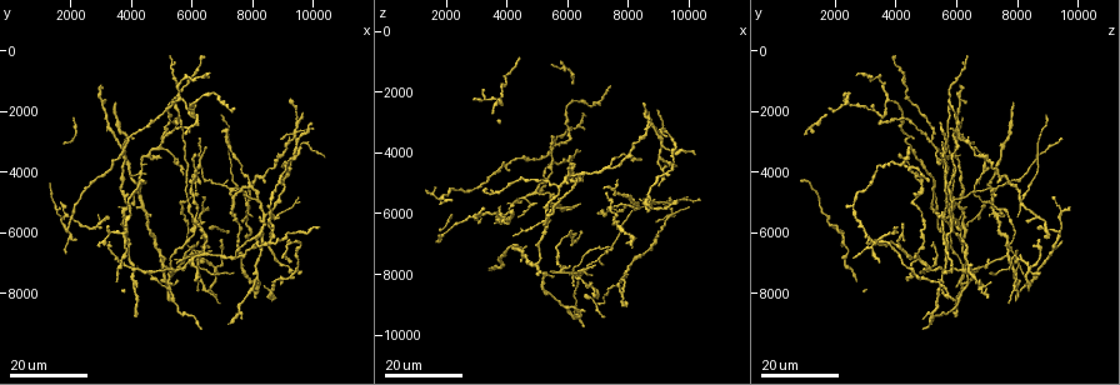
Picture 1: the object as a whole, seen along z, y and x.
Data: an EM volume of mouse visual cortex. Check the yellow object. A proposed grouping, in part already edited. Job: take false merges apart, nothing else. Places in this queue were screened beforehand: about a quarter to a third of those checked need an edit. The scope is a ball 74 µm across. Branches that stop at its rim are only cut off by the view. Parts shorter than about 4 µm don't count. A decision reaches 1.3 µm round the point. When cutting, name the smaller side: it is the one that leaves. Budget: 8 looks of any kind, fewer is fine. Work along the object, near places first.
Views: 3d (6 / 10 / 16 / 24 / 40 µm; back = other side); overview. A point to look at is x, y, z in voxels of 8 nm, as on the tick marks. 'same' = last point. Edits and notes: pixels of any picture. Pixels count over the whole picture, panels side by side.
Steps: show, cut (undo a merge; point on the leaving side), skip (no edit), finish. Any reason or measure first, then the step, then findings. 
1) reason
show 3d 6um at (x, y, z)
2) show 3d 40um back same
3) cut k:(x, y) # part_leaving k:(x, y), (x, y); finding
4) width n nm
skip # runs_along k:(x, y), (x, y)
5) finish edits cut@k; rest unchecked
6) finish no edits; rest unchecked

arms part here
show 3d 24um at (5500, 1600, 4400)

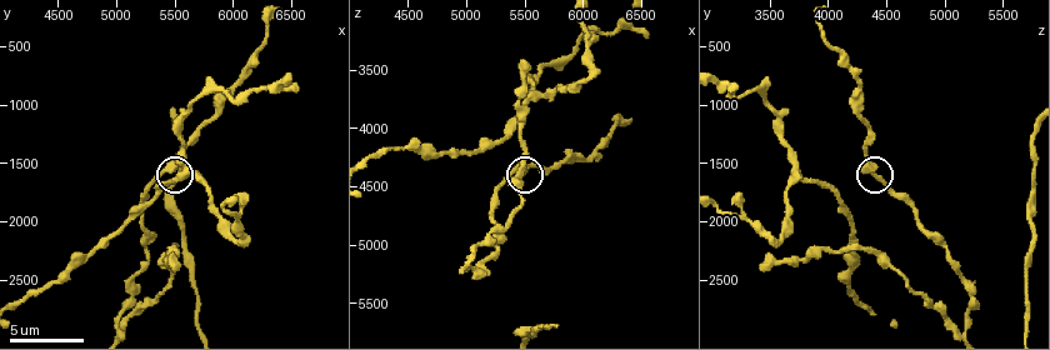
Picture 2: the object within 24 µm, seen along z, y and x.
show 3d 6um at (5460, 1540, 4300)

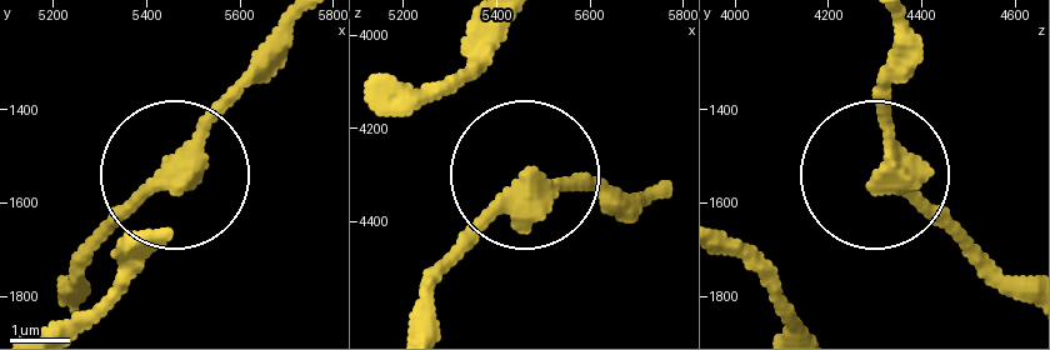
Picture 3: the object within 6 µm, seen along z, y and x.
arms 3
skip # continuous, no second cell

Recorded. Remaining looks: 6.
two arms at a narrow angle
show 3d 16um at (6300, 6900, 8100)

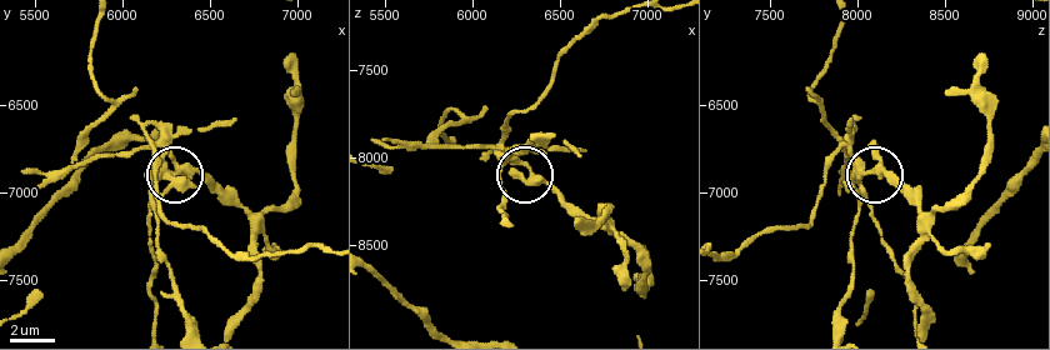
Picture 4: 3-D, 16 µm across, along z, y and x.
show 3d 6um at (6300, 6900, 8020)

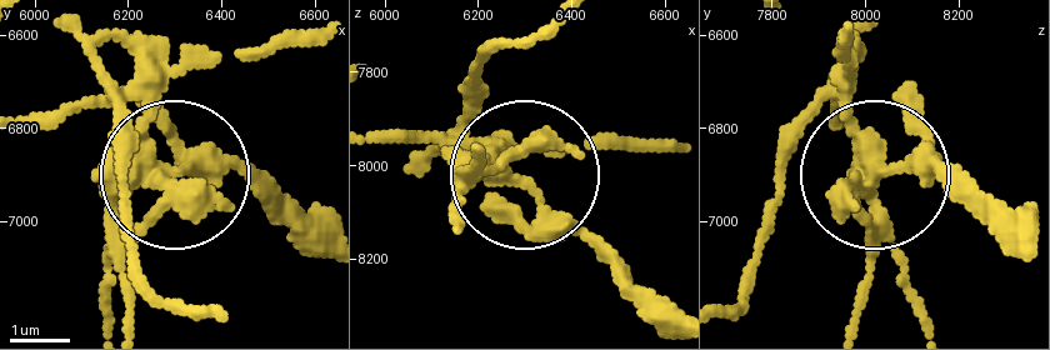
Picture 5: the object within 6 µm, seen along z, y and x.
side_arm 15 um
cut 5:(108, 90) # two cells meet here

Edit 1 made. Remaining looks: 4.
arms part here
show 3d 16um at (7700, 4900, 8100)

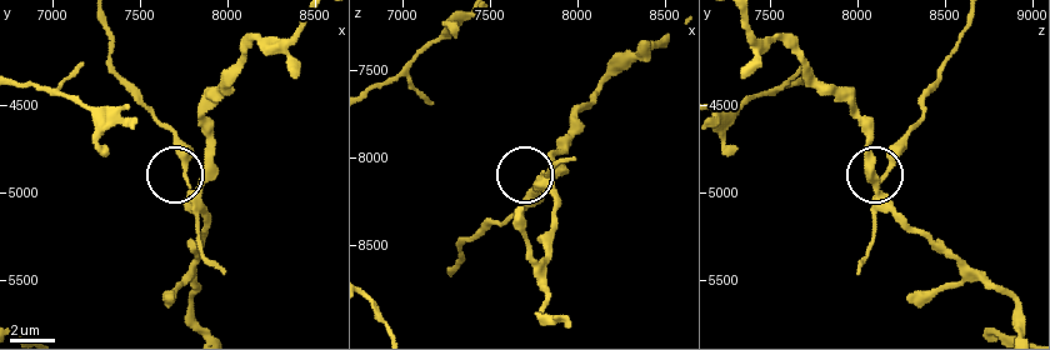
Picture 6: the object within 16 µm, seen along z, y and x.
show 3d 10um at (7780, 5000, 8140)

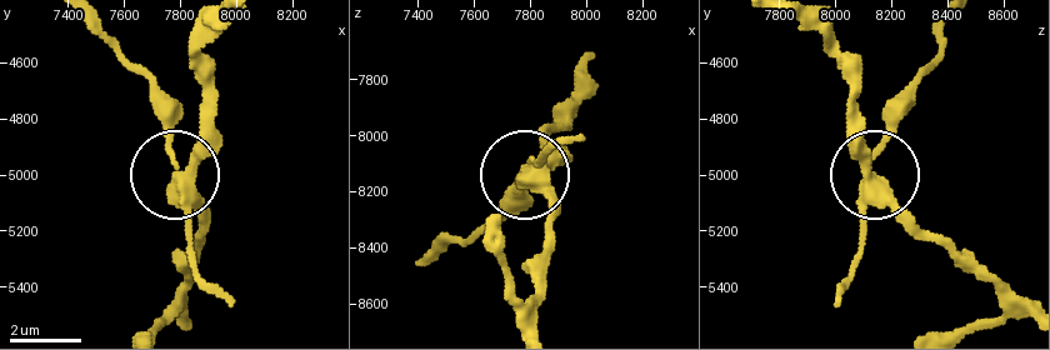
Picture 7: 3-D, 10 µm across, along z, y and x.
show 3d 10um back at (7790, 5010, 8120)

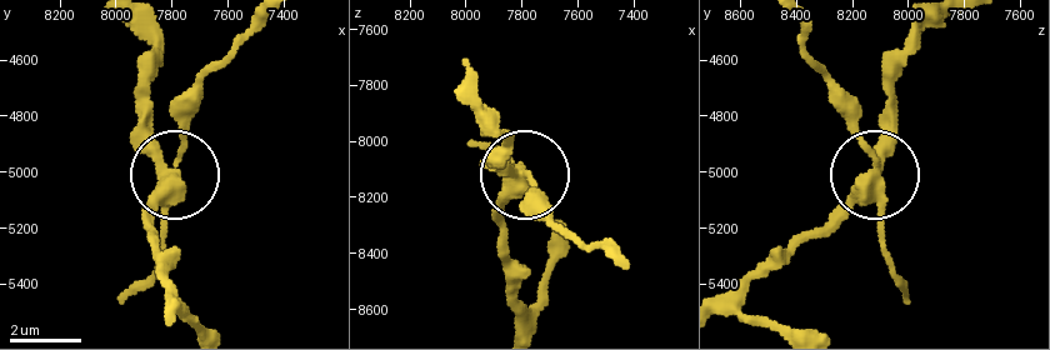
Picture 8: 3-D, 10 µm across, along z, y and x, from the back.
width 340 nm
cut 8:(180, 138) # part_leaving 8:(169, 181), (180, 104), (249, 24); a second cell is stuck on

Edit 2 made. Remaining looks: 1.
finish edits cut@5, cut@8; rest unchecked

